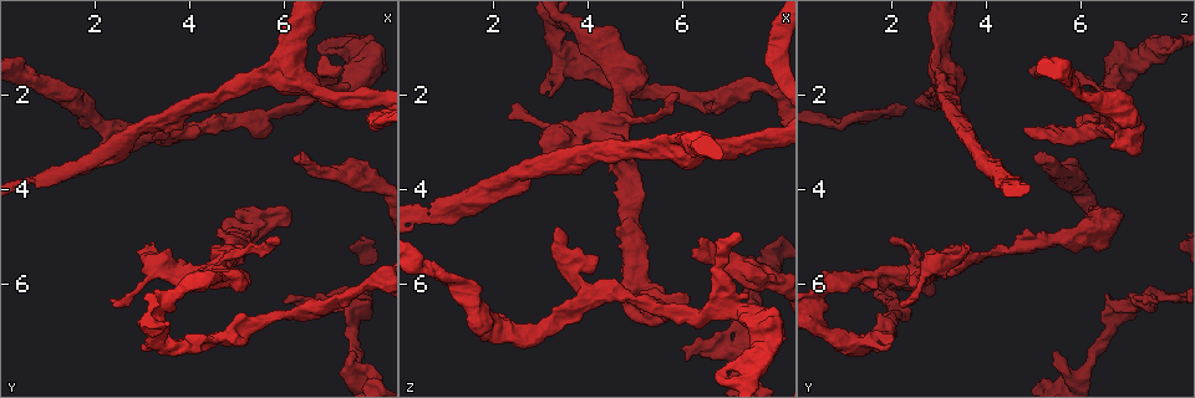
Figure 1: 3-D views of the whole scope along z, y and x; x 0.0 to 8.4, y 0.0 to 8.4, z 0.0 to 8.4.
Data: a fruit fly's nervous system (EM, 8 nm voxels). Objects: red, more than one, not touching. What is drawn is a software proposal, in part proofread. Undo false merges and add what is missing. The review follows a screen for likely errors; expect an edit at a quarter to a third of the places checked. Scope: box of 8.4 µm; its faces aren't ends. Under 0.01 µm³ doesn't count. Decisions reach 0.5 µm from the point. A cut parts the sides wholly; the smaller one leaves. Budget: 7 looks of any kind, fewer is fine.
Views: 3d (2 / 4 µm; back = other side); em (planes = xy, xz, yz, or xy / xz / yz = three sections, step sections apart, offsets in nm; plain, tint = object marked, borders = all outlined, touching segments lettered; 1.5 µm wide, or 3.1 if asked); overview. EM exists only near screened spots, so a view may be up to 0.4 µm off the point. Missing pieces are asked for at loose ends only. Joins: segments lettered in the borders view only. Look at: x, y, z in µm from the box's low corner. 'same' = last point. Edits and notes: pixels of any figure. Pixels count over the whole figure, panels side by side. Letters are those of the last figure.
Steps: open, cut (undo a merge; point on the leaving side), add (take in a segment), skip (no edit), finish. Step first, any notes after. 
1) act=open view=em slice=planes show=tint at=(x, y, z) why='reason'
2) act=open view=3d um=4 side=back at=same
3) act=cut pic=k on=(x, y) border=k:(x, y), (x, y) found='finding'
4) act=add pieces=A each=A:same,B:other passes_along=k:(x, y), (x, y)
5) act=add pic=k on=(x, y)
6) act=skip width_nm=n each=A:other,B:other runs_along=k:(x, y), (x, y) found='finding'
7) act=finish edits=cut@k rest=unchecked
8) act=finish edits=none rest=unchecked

act=open view=em slice=xy step=8 show=tint at=(6.35, 3.30, 5.25) why='an open end'

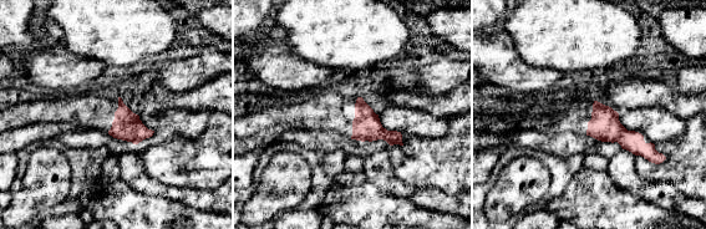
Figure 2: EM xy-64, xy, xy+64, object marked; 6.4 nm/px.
act=open view=em slice=planes show=borders at=same

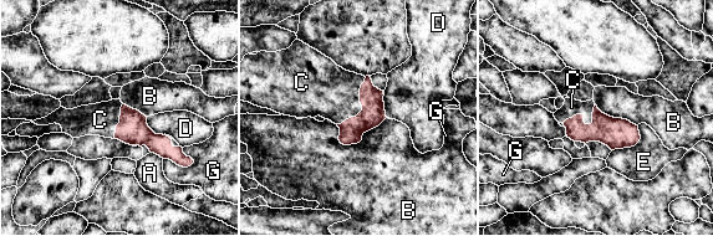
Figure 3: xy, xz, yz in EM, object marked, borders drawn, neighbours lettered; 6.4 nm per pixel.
act=add pieces=C each=A:other,B:other,C:same,D:other,E:other,G:other passes_along=3:(371, 98), (361, 104), (326, 90) found='it goes on there'

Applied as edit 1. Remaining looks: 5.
act=open view=overview why='see it whole again'

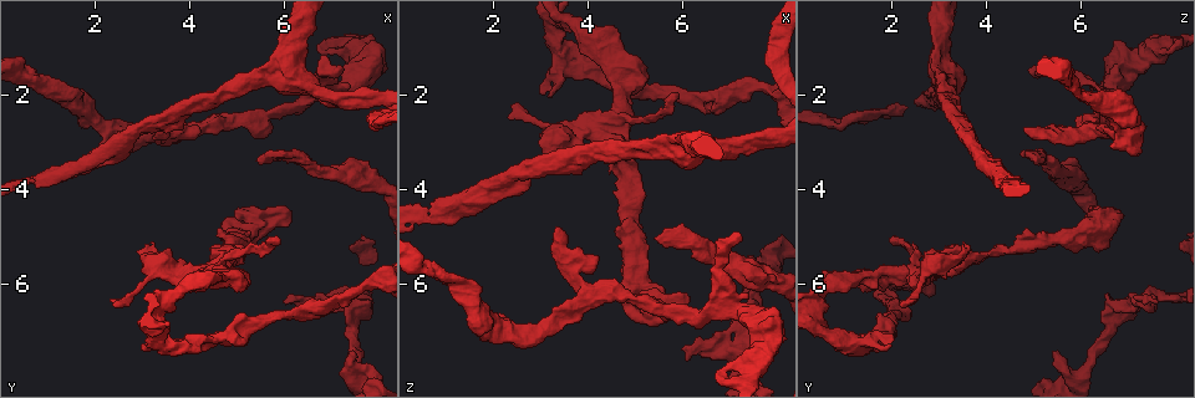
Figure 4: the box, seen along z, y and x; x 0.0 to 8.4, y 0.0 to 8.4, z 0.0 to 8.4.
act=open view=3d um=2 at=(5.65, 4.45, 6.80) why='branch stops here'

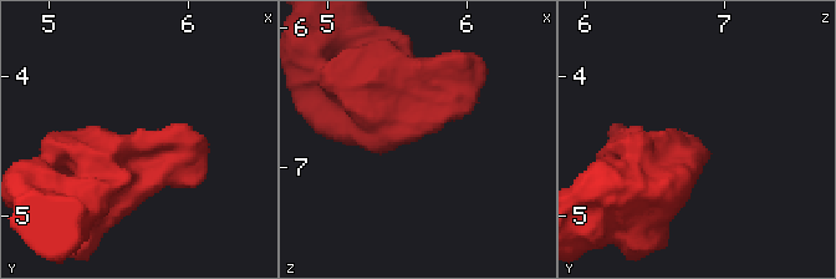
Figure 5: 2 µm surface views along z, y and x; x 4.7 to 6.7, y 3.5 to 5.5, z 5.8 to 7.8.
act=open view=em slice=planes show=plain at=(5.66, 4.46, 6.80) why='now the EM'

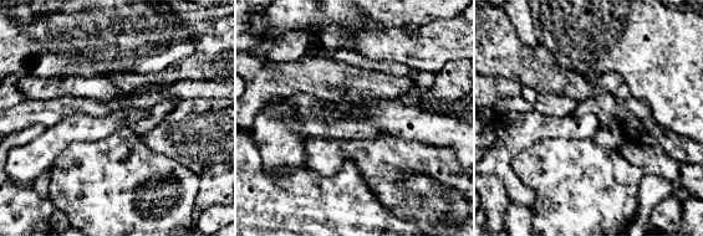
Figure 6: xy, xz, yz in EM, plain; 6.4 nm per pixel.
act=open view=em slice=planes show=borders at=same why='see the neighbours'

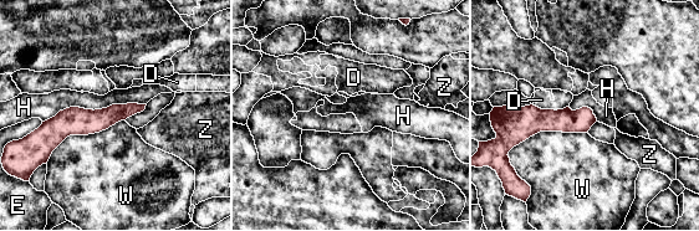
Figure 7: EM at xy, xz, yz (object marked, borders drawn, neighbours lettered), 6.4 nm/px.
act=skip each=D:other,E:other,H:other,W:other,Z:other runs_along=7:(141, 107), (92, 122), (49, 127) found='no lettered segment goes on from it'

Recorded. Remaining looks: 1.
act=finish edits=add@3 rest=unchecked

